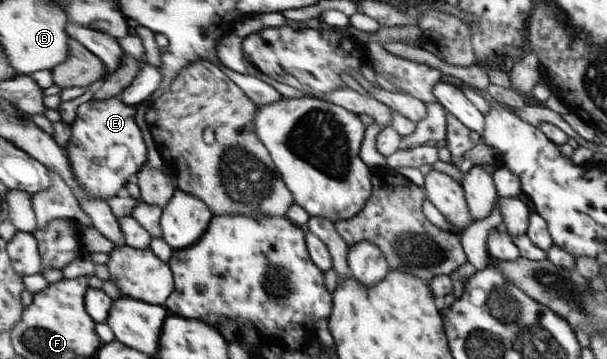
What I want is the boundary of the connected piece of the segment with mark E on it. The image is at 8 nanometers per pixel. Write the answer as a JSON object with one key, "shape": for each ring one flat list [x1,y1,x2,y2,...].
{"shape":[[118,97,102,101,93,98,78,108,67,154,75,178,89,196,106,201,117,197,117,192,129,184,129,178,137,176,147,164,144,131,137,122,140,111,137,105,128,105]]}

